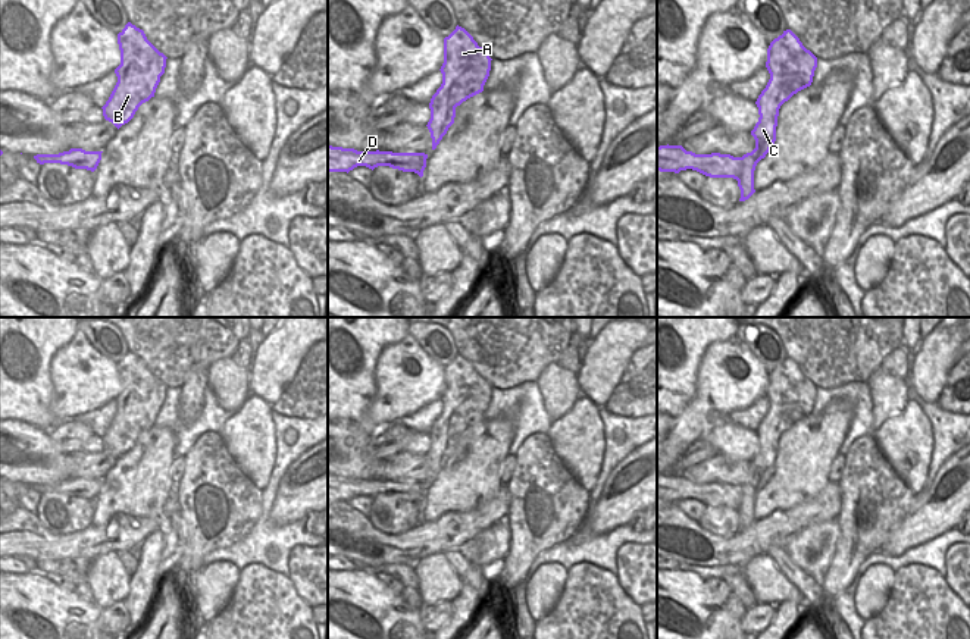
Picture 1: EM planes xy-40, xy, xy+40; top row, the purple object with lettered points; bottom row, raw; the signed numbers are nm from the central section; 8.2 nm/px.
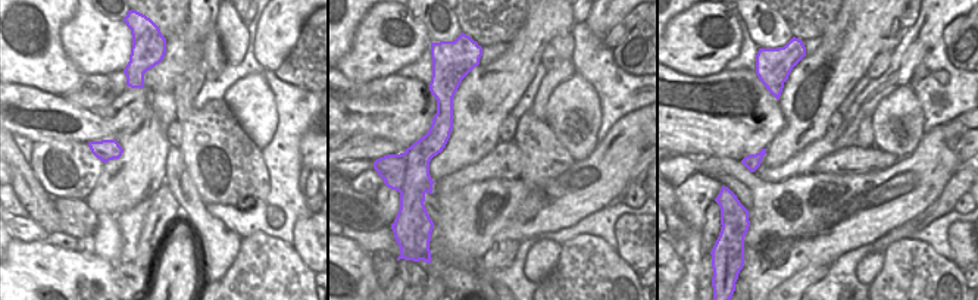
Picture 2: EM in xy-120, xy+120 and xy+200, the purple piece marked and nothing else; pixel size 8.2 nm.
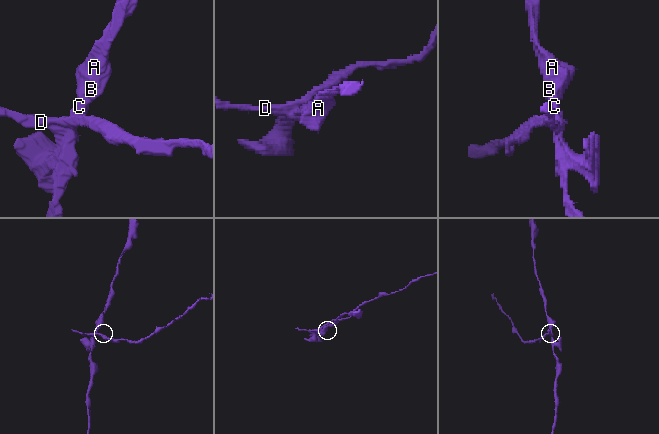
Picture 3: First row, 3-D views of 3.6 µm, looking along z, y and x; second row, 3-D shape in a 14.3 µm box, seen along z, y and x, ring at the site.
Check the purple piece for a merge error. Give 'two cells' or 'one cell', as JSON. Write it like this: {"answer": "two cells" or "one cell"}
{"answer": "two cells"}

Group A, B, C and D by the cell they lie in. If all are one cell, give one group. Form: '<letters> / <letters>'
A B C / D

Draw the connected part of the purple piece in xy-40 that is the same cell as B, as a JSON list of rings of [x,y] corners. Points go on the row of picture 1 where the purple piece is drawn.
[[[131,22],[118,34],[118,44],[121,50],[121,65],[115,69],[118,82],[101,109],[104,119],[119,129],[134,118],[143,103],[154,97],[168,57]]]

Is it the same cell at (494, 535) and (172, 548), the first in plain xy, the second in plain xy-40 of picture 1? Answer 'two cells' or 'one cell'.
one cell

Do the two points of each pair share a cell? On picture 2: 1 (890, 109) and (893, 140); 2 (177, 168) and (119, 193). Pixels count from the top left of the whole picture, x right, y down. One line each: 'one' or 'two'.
1: one
2: two

